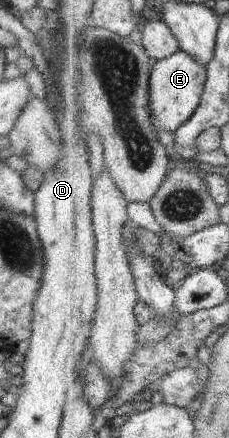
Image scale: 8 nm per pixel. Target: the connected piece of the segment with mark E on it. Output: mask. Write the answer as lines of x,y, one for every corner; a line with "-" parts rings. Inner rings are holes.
178,51
171,57
153,62
149,79
149,108
153,128
158,131
176,132
199,109
207,82
207,67
187,52

